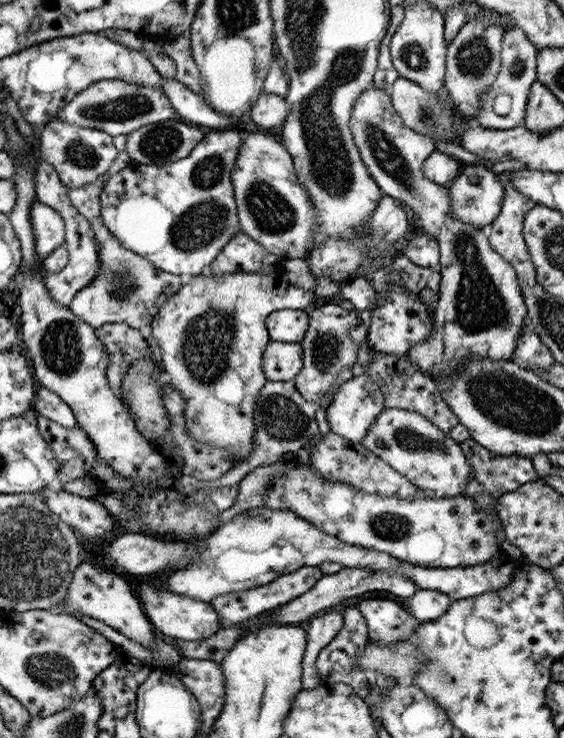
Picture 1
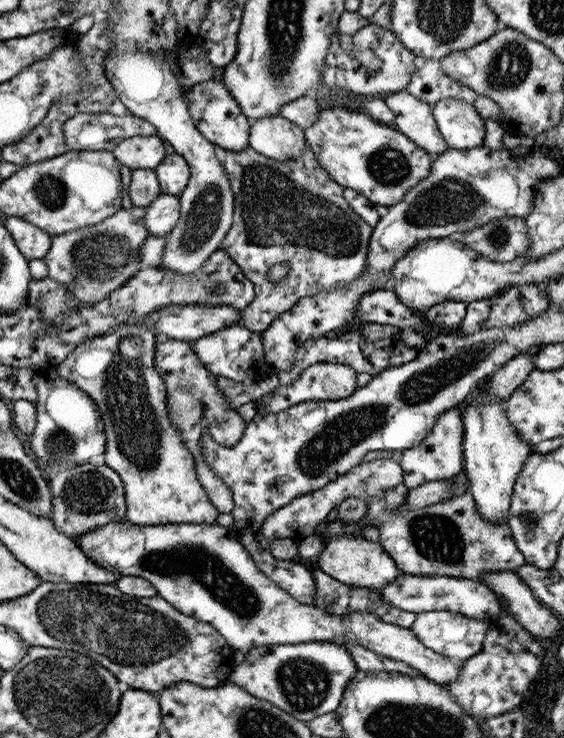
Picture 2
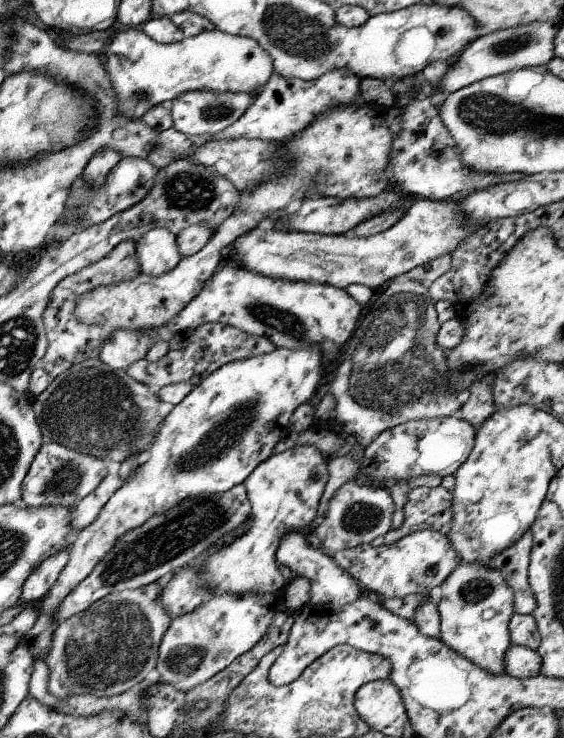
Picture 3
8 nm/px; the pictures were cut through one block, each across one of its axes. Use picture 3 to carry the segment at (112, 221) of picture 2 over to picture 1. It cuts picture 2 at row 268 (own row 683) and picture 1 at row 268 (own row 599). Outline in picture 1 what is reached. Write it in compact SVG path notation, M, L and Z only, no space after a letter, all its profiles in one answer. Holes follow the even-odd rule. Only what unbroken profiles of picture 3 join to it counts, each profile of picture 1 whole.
M124 150L117 151L111 166L100 177L93 179L91 183L68 190L67 196L71 205L91 223L93 237L97 243L97 253L99 253L99 272L85 288L81 288L73 296L67 307L69 312L94 329L111 322L123 322L134 329L143 330L147 335L150 332L153 315L157 313L161 303L182 285L185 278L159 270L145 258L141 258L131 250L125 250L117 238L103 226L99 204L101 188L111 175L125 168L128 162L127 153Z

